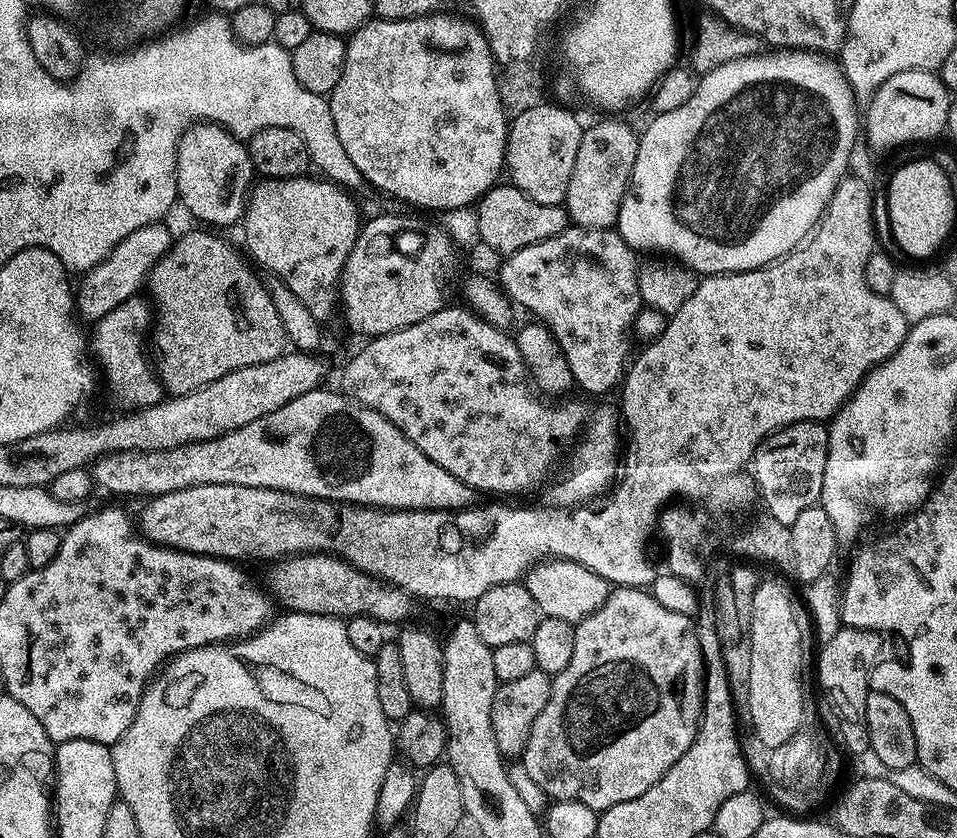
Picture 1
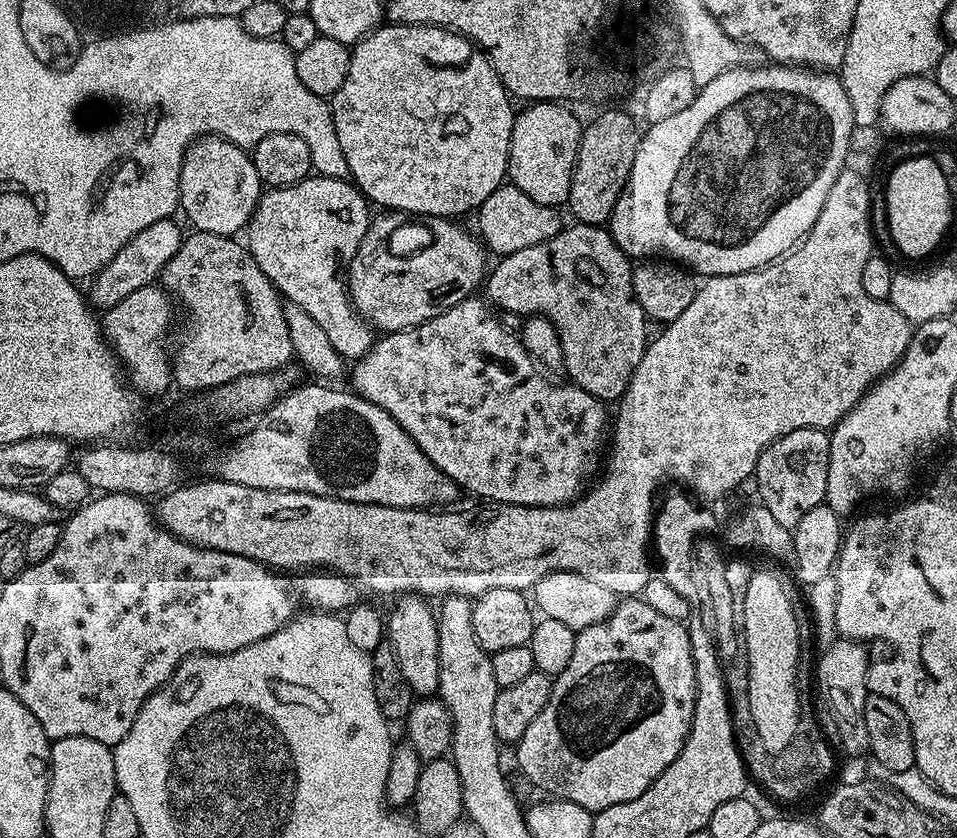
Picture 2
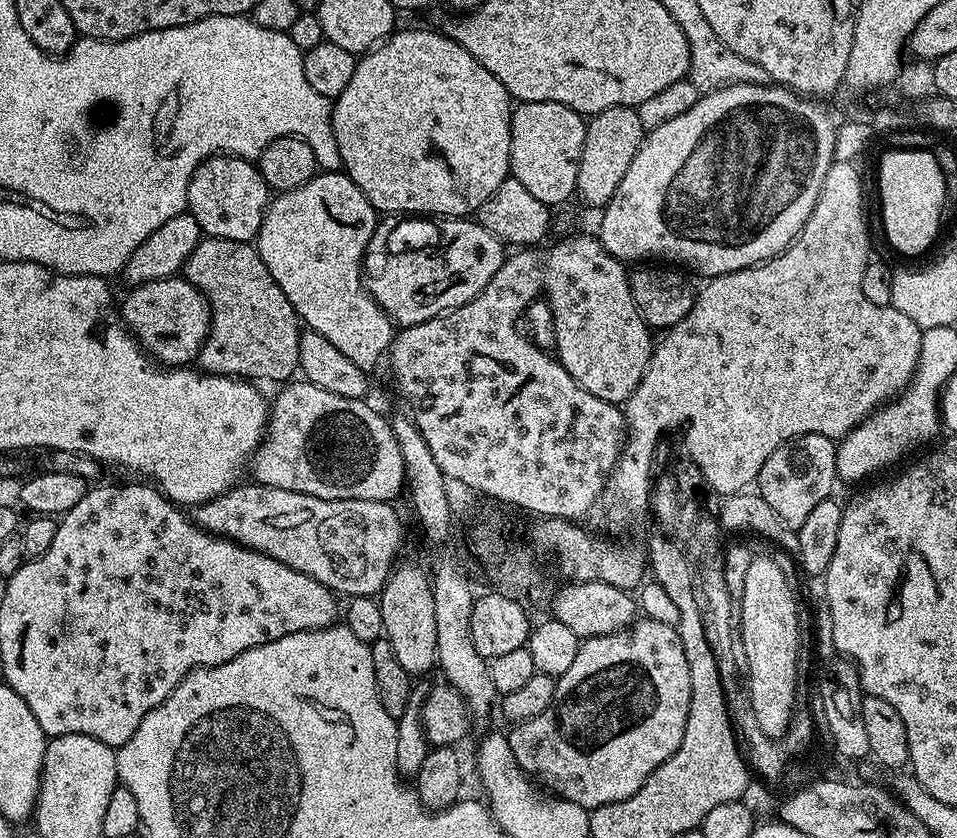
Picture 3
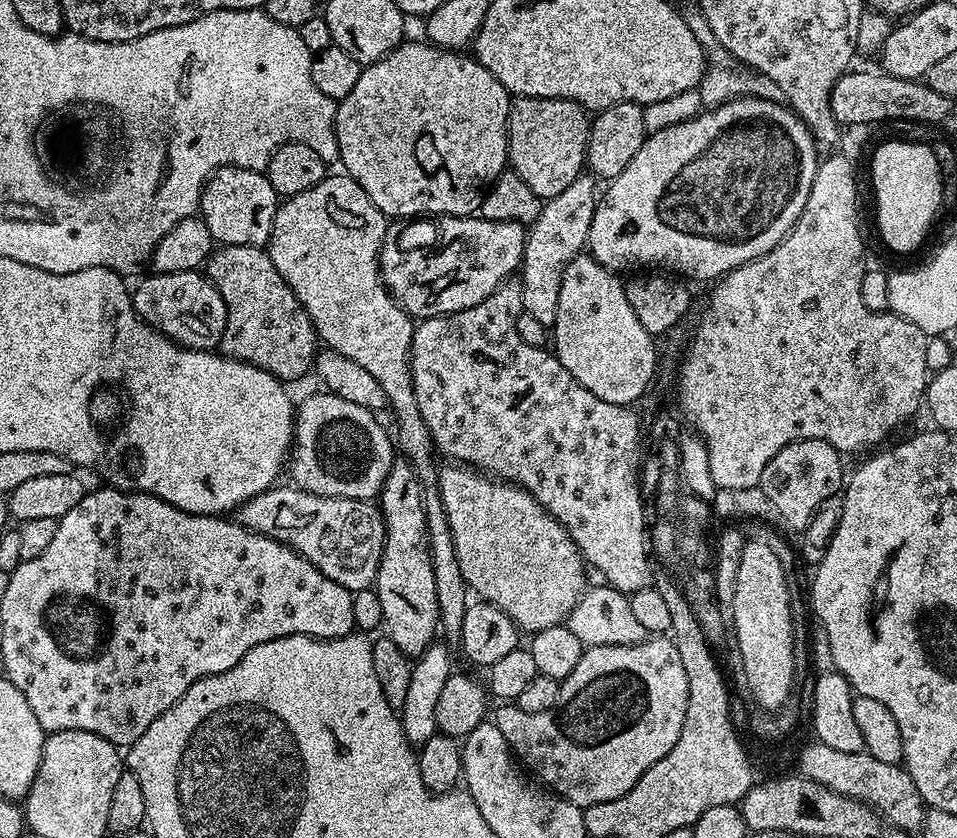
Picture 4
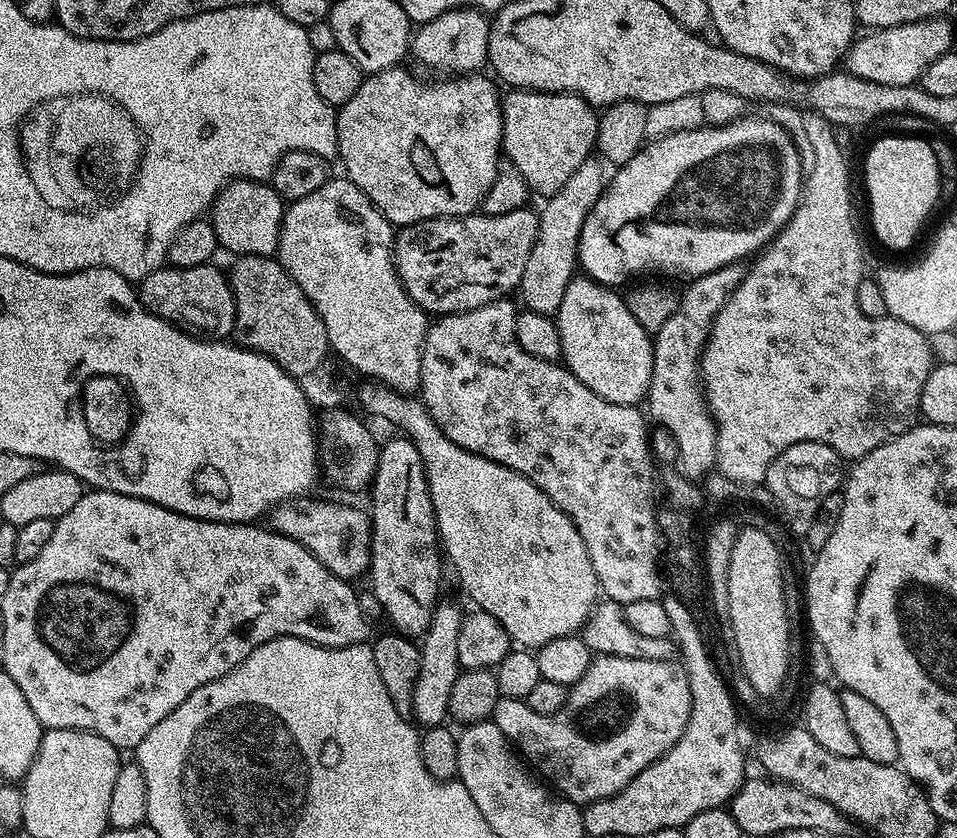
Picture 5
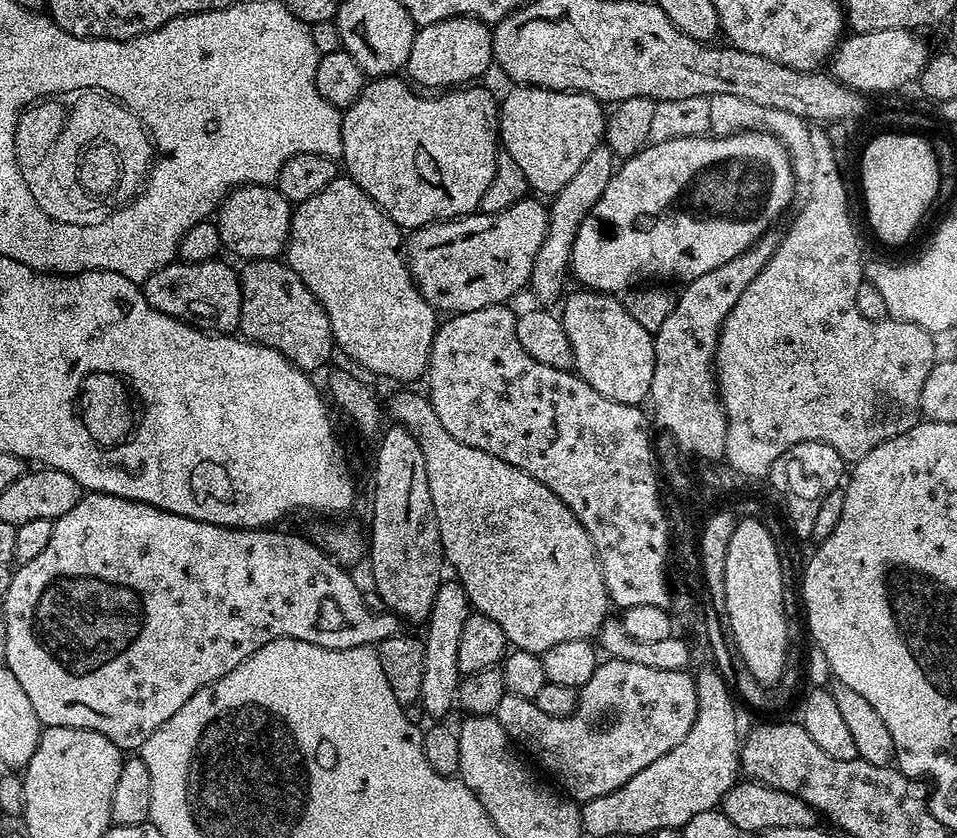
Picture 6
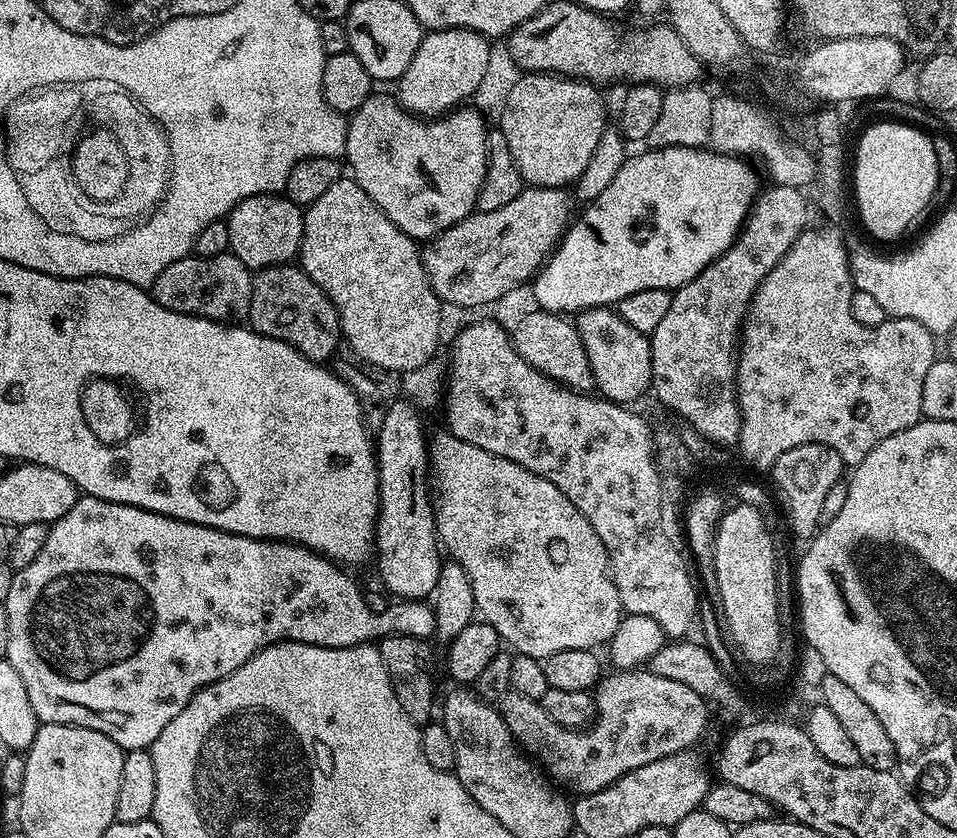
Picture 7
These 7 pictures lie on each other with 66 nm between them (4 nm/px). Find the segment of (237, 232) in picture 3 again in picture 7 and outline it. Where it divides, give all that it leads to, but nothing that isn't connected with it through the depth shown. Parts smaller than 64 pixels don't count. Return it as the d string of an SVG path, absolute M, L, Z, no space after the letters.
M283 194L251 196L238 202L226 217L228 226L228 247L249 270L273 268L276 264L287 264L297 259L302 234L304 233L304 214L301 205L289 200Z

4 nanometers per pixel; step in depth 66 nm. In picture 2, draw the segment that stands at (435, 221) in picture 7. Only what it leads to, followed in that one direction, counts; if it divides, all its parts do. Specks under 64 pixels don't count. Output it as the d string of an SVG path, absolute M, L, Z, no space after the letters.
M387 22L381 23L380 27L375 28L373 32L362 37L360 41L351 49L352 57L350 58L350 70L346 82L342 82L342 86L330 98L330 107L332 110L332 121L334 122L334 134L338 134L338 142L342 145L342 154L346 157L346 166L351 179L354 181L357 188L364 193L365 197L373 205L381 204L381 209L395 210L397 212L407 212L415 214L417 217L423 218L426 216L443 216L445 218L460 218L463 212L471 213L473 210L479 209L482 202L486 202L486 198L490 198L490 194L494 194L494 190L498 190L501 184L505 183L508 174L508 155L510 154L510 134L512 133L512 122L514 119L513 101L510 99L510 93L504 87L500 80L499 74L494 70L494 66L488 61L487 56L468 39L467 36L460 35L459 32L453 32L446 28L436 28L430 24L419 24L418 26L406 26L405 24L390 24Z

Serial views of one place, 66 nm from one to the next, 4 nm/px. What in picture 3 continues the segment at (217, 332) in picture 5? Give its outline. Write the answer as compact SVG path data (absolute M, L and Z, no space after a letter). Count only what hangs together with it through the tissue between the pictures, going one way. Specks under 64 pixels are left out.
M180 274L135 285L131 291L118 311L120 319L145 353L164 366L191 365L199 357L200 347L208 341L208 333L212 331L212 307L205 293Z

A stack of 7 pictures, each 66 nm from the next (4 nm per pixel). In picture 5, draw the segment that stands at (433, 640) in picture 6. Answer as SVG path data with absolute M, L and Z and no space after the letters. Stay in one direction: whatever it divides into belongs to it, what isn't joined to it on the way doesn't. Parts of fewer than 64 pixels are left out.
M437 603L430 626L419 641L420 669L418 682L414 686L412 716L415 723L424 724L425 729L441 727L449 719L450 690L454 690L454 682L462 671L458 662L458 630L461 619L462 612L459 612L454 605Z

